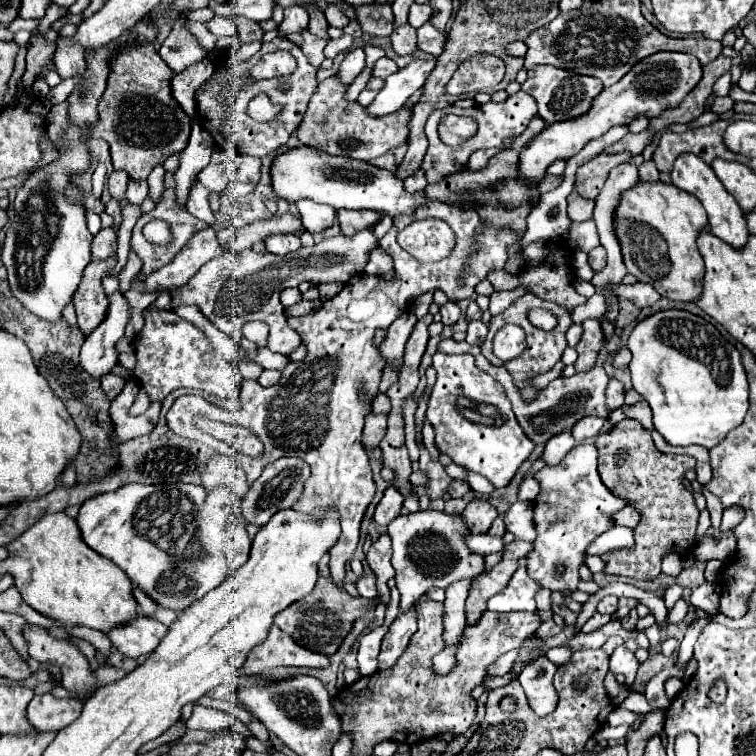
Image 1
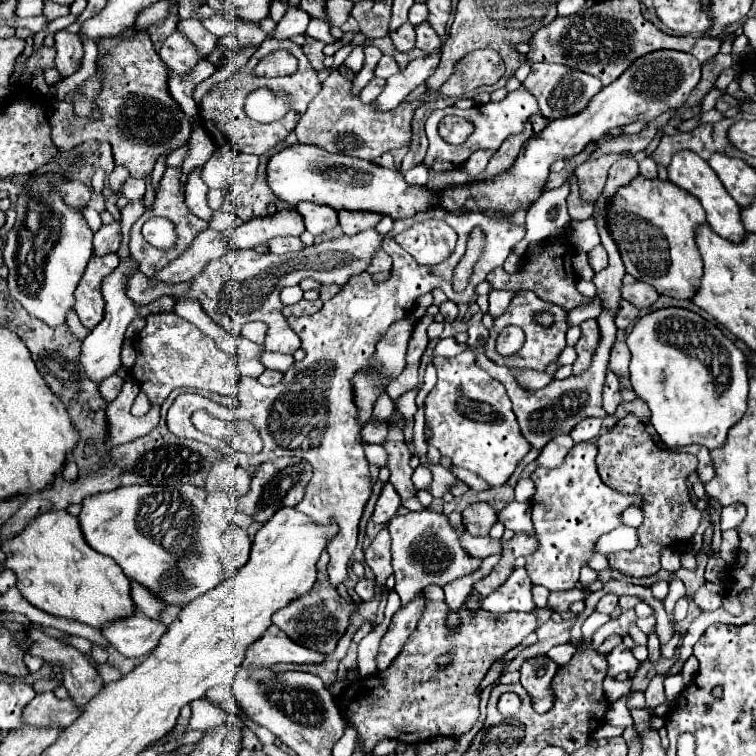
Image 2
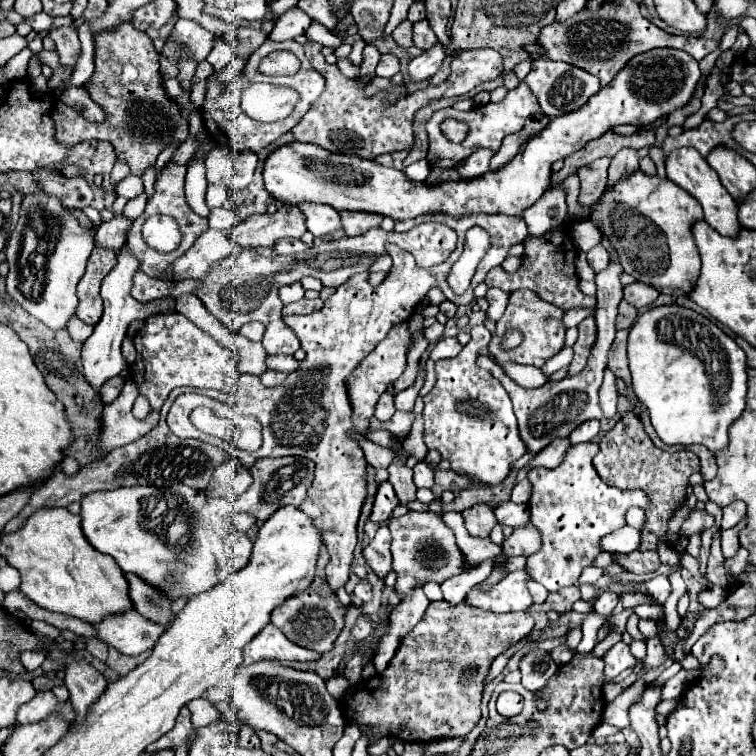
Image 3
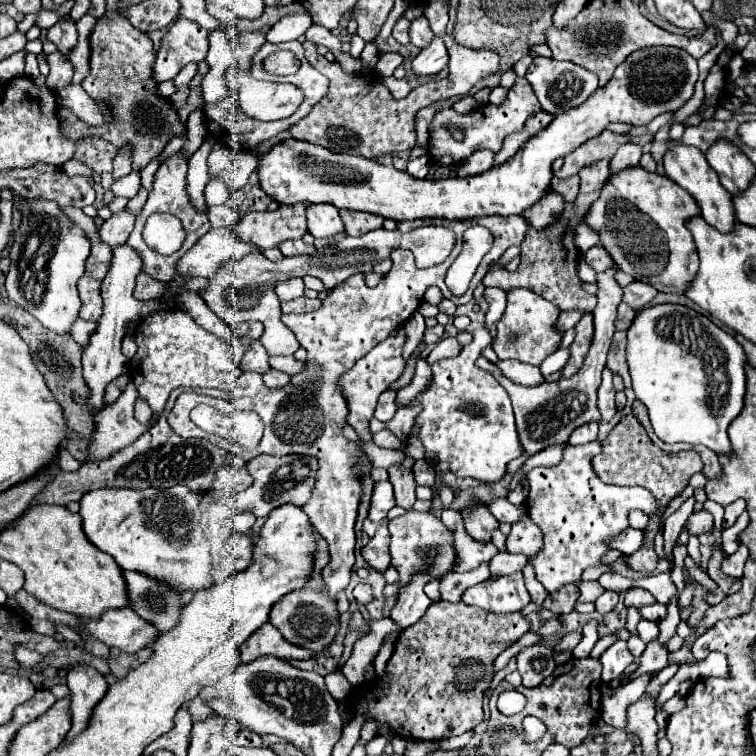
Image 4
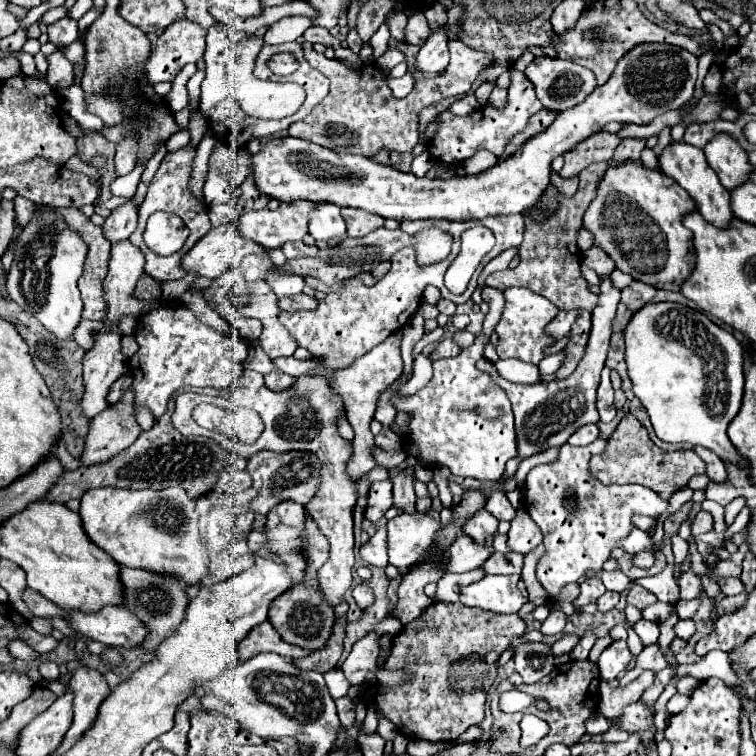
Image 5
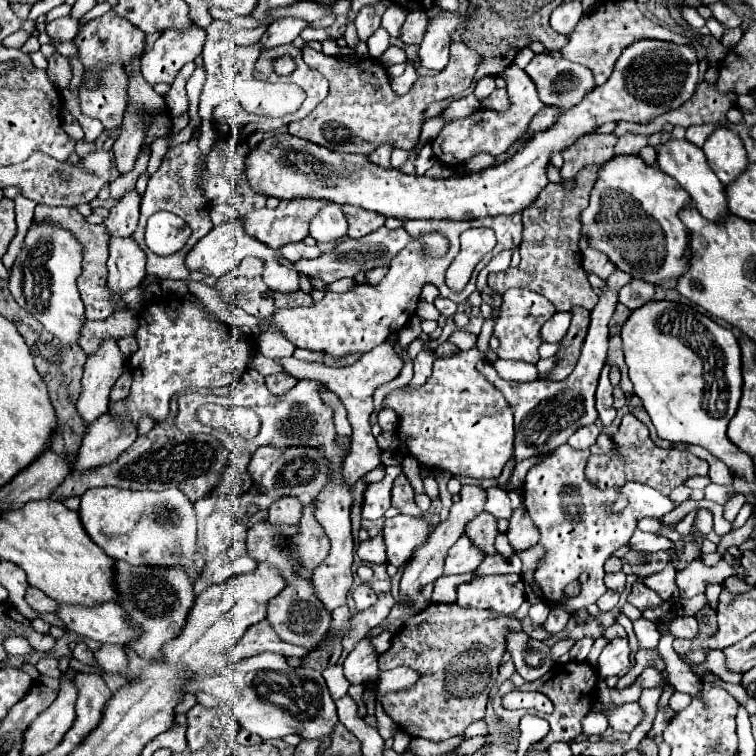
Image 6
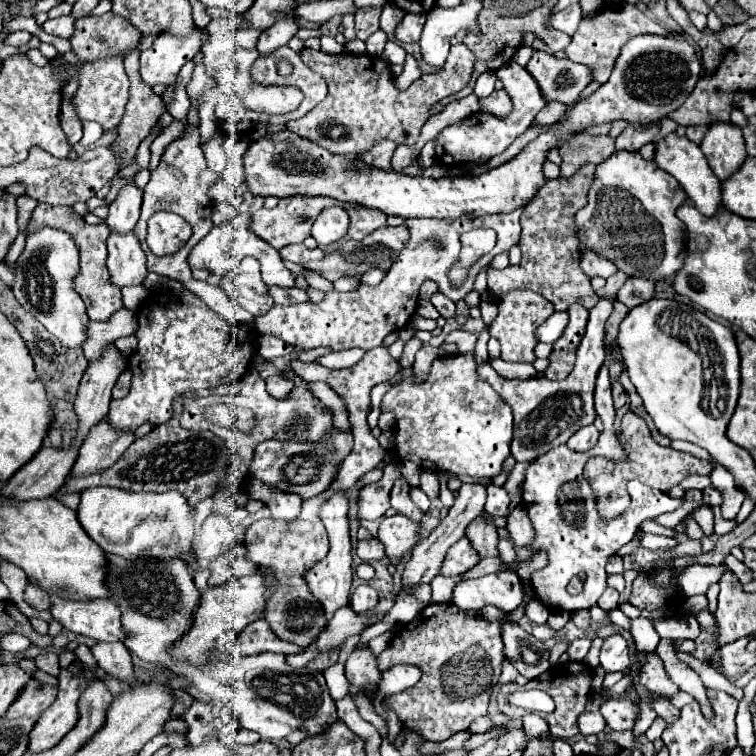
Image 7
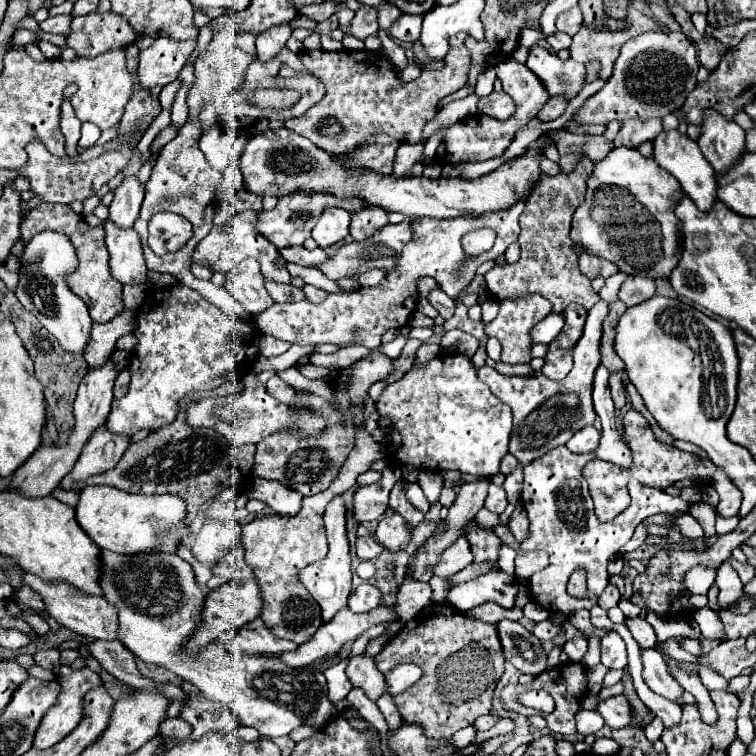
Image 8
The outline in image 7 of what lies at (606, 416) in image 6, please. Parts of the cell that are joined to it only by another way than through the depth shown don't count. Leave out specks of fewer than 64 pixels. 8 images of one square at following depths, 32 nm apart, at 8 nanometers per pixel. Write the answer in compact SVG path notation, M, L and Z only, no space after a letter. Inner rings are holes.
M602 366L596 380L596 412L603 424L598 444L590 452L575 452L568 446L558 446L544 456L540 456L526 472L526 480L522 486L522 498L526 504L526 510L530 514L530 520L536 530L534 548L542 548L548 554L548 564L532 574L532 586L542 604L548 608L562 608L566 612L576 612L580 608L590 608L598 602L598 598L606 590L606 560L616 554L626 542L632 540L634 532L638 530L638 524L646 518L656 518L664 512L676 510L682 500L674 500L664 492L656 492L654 488L640 484L638 480L630 482L630 500L632 504L618 514L612 520L602 520L596 510L594 492L590 490L590 484L582 476L586 460L593 456L606 456L612 460L622 460L626 456L622 452L622 446L618 444L614 421L616 410L612 398L612 386L608 378L608 368ZM572 576L586 576L584 582L584 594L570 596L566 594L566 586L572 580Z

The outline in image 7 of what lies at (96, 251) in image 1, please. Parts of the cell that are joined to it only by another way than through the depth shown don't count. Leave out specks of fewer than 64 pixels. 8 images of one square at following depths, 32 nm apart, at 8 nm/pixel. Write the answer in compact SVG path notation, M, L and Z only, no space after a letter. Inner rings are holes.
M128 184L126 188L122 188L118 198L110 204L110 214L106 218L108 228L120 234L132 232L140 216L140 204L142 190L138 190L136 184Z

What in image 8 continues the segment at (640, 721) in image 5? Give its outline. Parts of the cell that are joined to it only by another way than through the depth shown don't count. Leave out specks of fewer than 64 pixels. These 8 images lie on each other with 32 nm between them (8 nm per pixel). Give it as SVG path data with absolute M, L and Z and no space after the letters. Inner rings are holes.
M614 696L598 706L600 716L606 720L610 728L628 728L632 726L632 706L626 696Z

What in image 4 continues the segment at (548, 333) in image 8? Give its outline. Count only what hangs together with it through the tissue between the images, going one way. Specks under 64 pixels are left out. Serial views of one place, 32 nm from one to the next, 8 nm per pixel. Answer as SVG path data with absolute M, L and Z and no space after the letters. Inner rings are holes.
M572 310L572 312L562 312L562 316L558 318L558 328L562 328L562 332L566 332L566 330L570 330L570 328L574 328L578 322L580 322L580 318L584 316L586 312L582 312L582 310Z

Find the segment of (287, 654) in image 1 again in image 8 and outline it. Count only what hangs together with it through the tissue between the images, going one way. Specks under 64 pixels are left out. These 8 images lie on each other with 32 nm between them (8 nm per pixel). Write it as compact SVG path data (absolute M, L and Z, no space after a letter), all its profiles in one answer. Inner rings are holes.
M258 618L250 624L246 624L246 628L242 628L242 632L238 632L238 636L234 636L234 640L228 644L228 652L232 654L282 654L282 652L292 652L298 646L290 640L282 640L276 638L266 624Z

